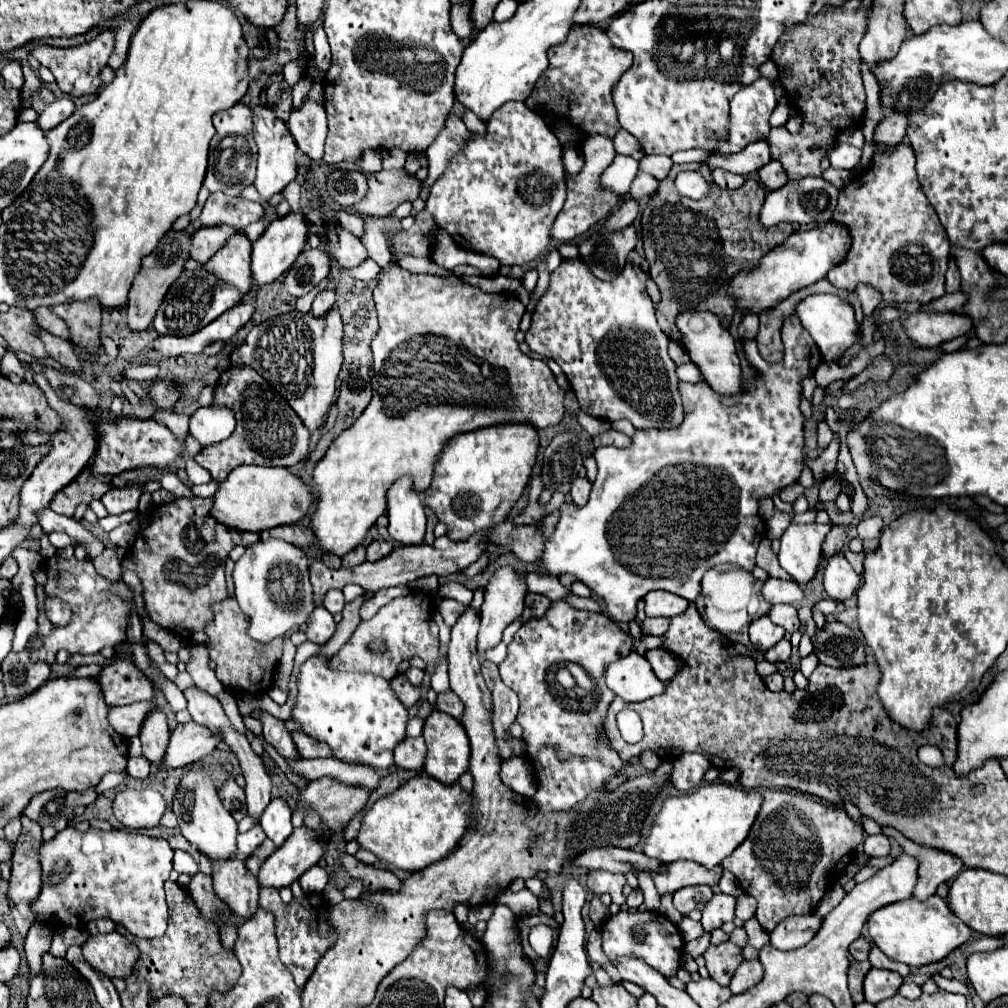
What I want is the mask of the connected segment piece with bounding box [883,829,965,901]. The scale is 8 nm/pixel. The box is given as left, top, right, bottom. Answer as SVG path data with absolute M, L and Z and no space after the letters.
M883 829L889 837L895 837L899 841L899 845L915 859L919 859L919 881L915 885L913 897L915 899L927 899L931 897L939 883L947 883L951 879L955 879L961 871L963 871L963 863L961 859L947 855L945 851L937 851L933 847L921 847L909 839L905 839L903 835L899 835L899 831L893 829Z

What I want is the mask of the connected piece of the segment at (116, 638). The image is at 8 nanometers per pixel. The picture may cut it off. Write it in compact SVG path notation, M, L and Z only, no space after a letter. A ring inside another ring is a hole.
M55 557L49 559L49 569L47 569L47 585L45 593L49 597L59 597L61 601L67 601L73 615L71 621L63 627L53 625L51 635L41 635L43 645L39 649L31 649L29 657L33 663L45 661L53 665L57 651L67 649L69 653L79 653L79 655L93 655L99 653L103 647L117 647L117 643L125 641L125 627L129 619L129 603L123 599L115 597L109 591L109 579L101 577L93 563L89 559L61 559Z

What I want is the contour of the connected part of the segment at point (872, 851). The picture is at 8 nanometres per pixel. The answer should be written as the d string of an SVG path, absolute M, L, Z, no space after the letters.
M873 835L873 837L867 837L865 843L863 843L863 851L871 857L879 857L879 855L889 855L889 839L885 835Z

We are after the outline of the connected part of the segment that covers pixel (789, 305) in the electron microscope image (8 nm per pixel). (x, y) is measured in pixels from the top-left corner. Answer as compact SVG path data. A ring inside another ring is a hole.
M827 279L823 281L817 281L815 285L809 285L797 293L791 293L787 299L783 299L779 305L771 307L771 309L765 309L761 313L761 329L759 329L759 343L761 343L761 353L763 357L769 361L769 363L777 363L781 361L783 357L783 343L781 343L781 327L783 327L783 321L785 317L793 315L795 313L795 307L801 299L805 299L807 295L811 293L821 293L821 291L827 291L827 293L835 293L839 297L843 297L847 301L849 293L847 291L841 291L837 287L833 287Z

